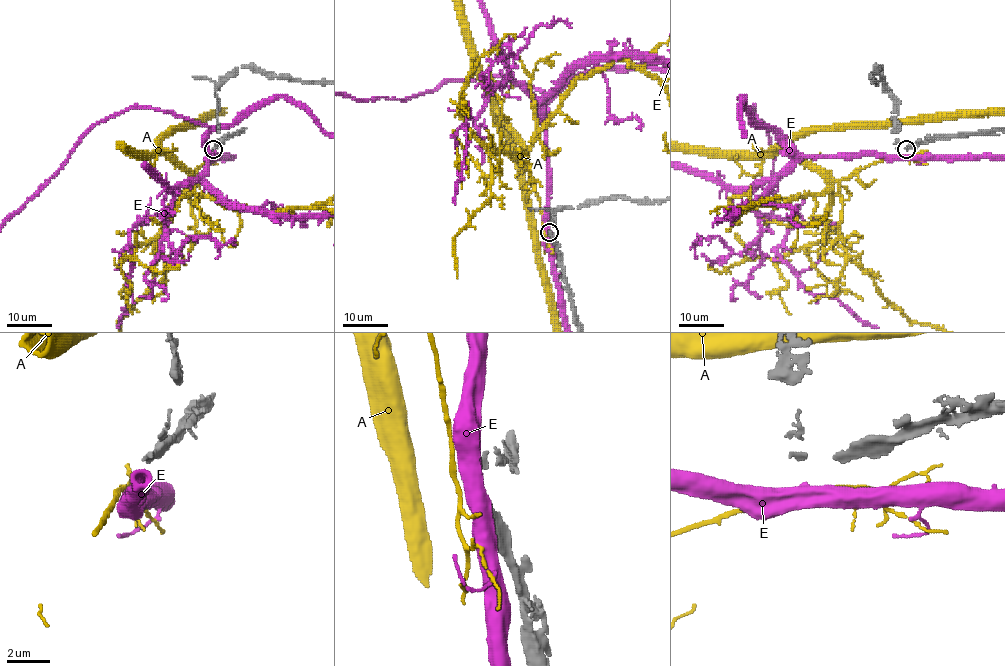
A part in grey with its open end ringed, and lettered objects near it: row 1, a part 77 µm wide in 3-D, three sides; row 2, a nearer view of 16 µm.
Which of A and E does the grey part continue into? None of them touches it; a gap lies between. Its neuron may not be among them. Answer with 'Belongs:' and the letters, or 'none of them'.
Belongs: none of them

